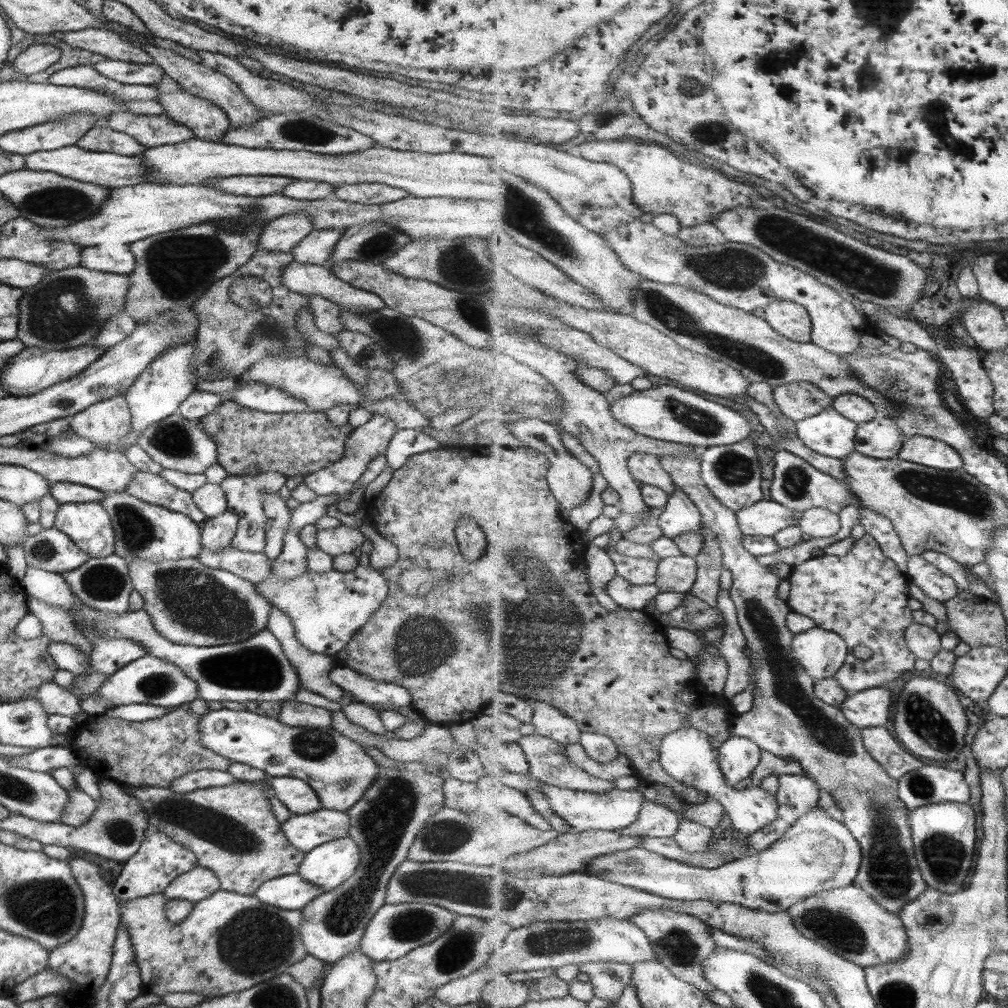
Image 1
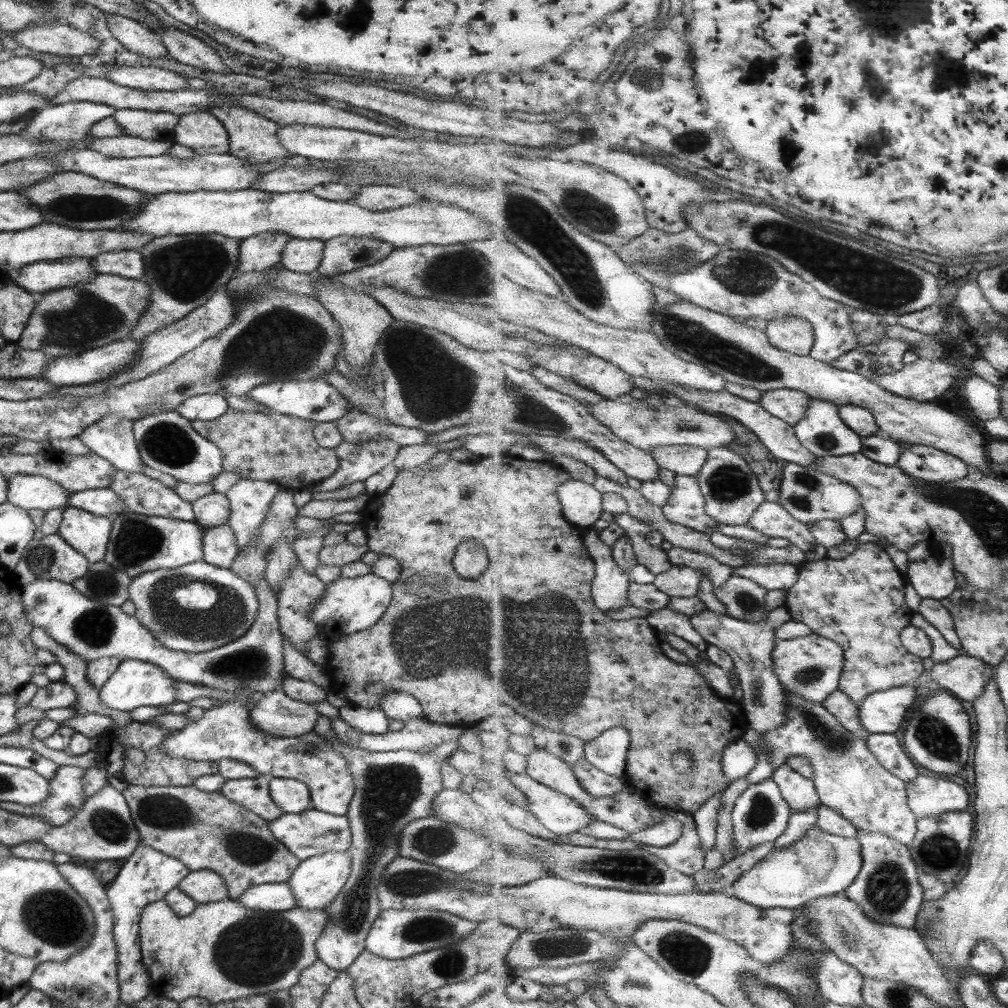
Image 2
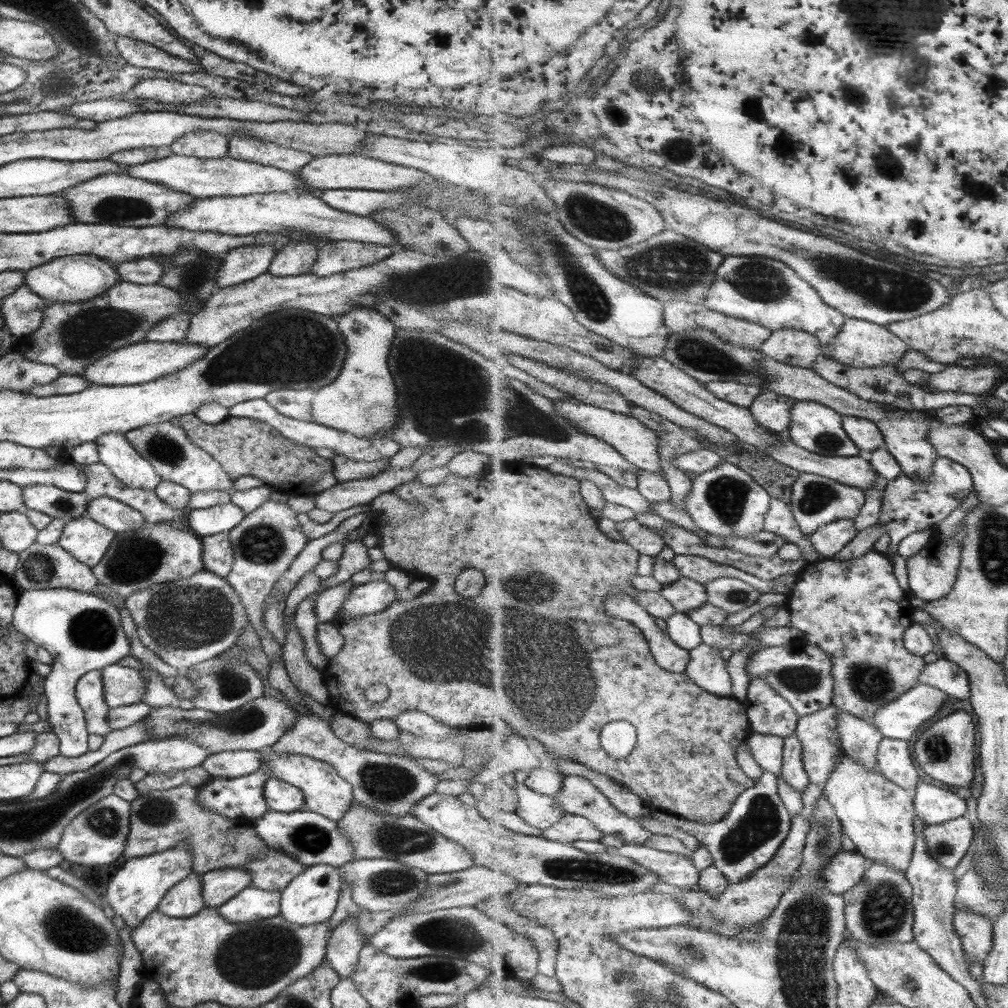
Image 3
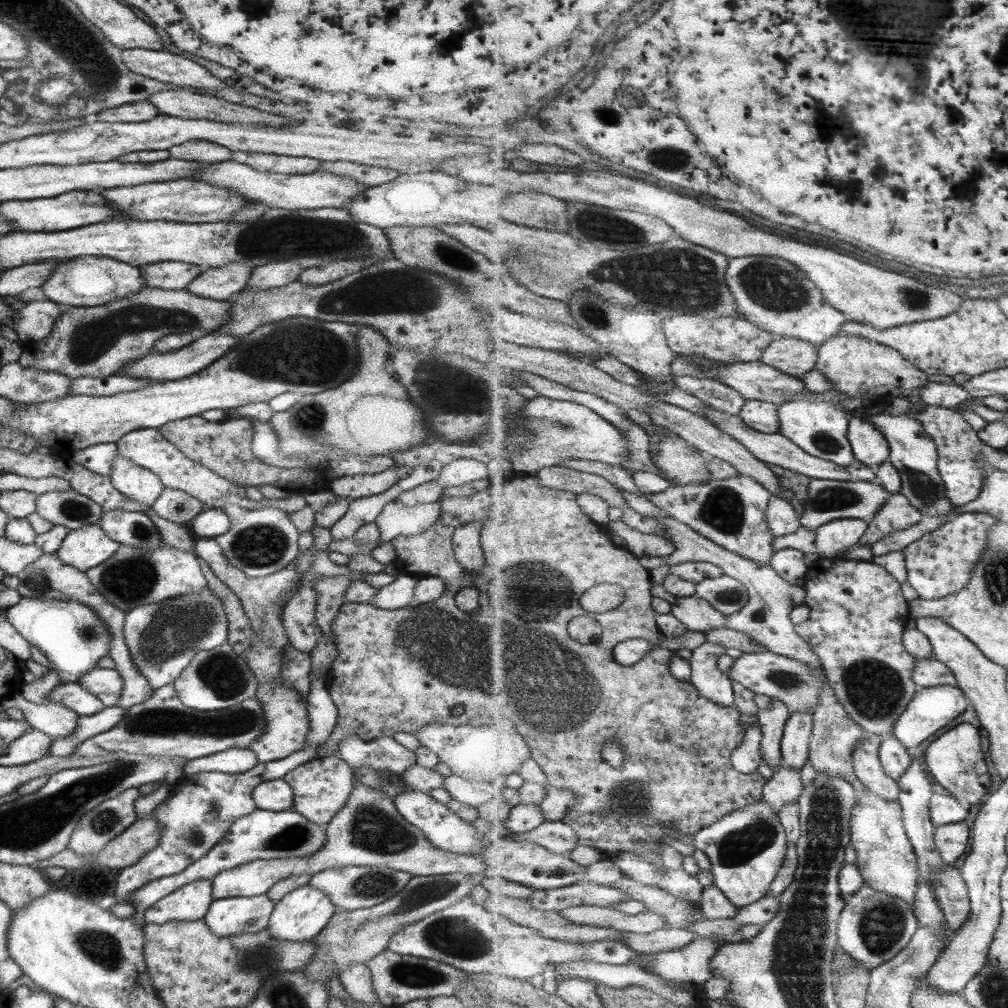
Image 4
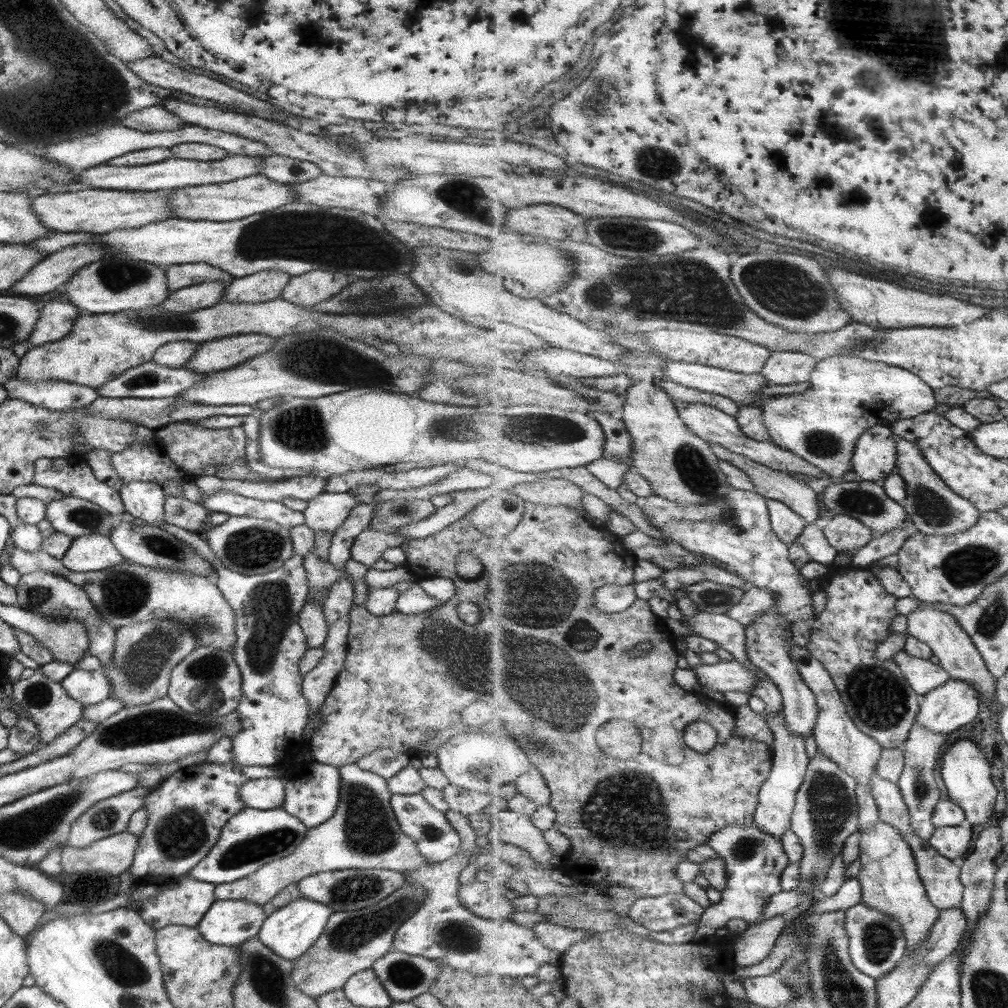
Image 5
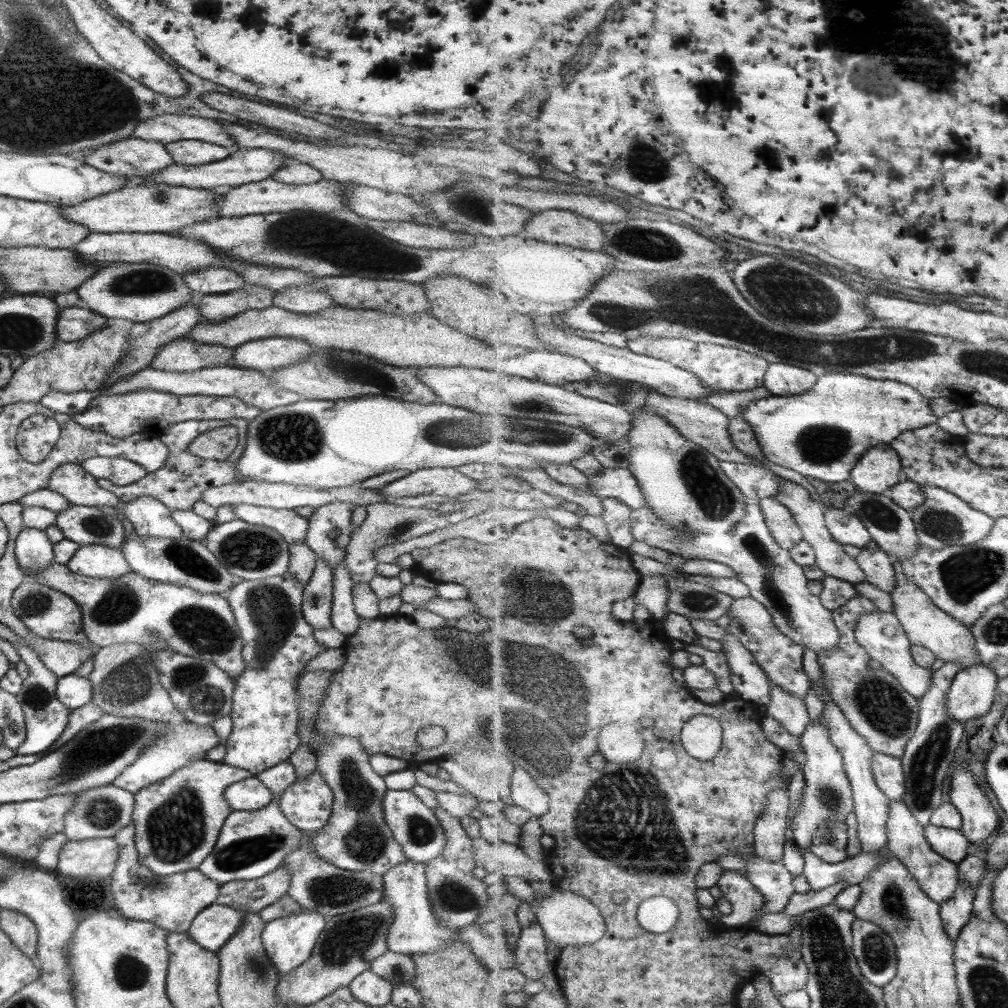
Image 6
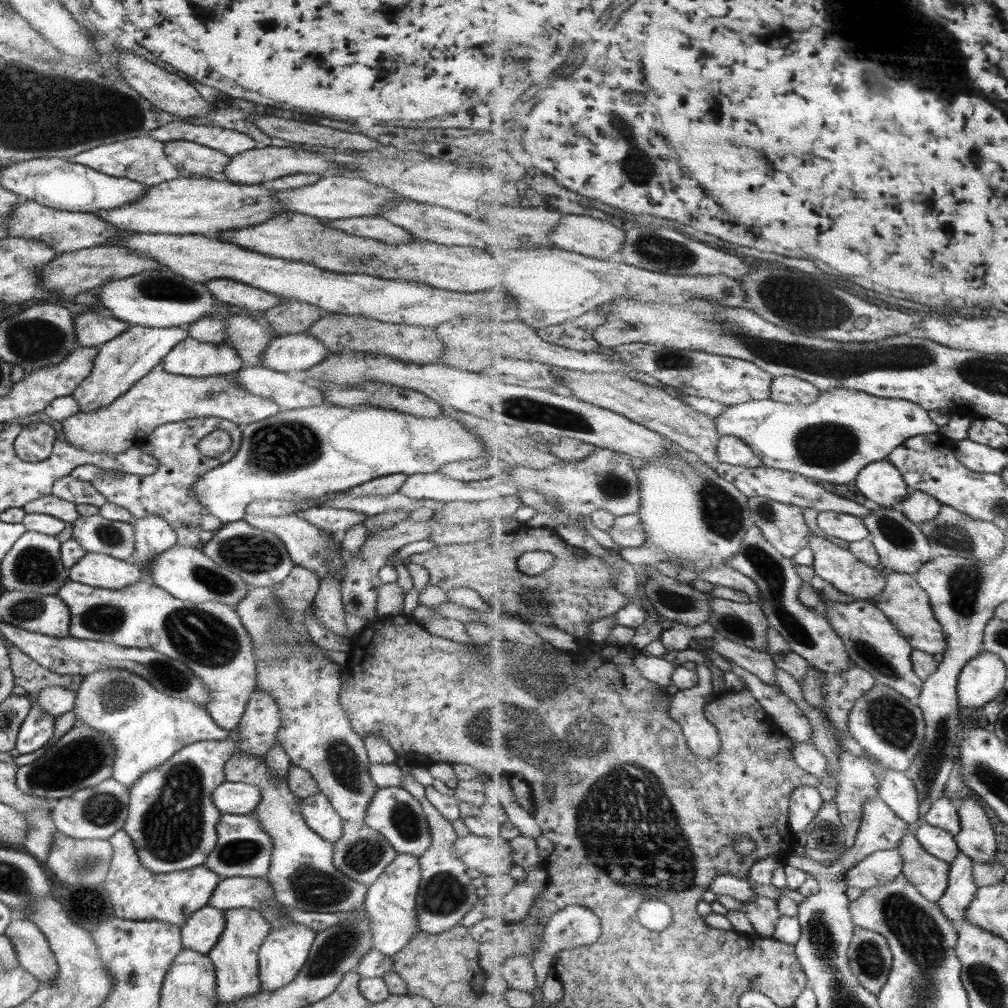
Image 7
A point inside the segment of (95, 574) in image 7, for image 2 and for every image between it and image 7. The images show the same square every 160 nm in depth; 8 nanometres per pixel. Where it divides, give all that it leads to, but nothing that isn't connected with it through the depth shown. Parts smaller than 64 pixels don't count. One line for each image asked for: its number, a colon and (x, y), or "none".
2: (88, 534)
3: (86, 541)
4: (87, 547)
5: (94, 552)
6: (95, 561)

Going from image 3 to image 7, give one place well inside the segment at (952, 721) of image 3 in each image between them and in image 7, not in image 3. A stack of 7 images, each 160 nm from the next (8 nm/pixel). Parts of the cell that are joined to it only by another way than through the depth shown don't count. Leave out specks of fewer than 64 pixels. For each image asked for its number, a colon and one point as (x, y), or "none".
4: (956, 761)
5: (967, 773)
6: (980, 822)
7: (977, 840)

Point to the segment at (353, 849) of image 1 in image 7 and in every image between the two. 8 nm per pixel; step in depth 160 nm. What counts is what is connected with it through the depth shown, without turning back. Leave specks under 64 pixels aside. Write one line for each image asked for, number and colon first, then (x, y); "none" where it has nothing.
2: (315, 882)
3: (309, 899)
4: (302, 913)
5: (289, 932)
6: (288, 941)
7: (283, 952)

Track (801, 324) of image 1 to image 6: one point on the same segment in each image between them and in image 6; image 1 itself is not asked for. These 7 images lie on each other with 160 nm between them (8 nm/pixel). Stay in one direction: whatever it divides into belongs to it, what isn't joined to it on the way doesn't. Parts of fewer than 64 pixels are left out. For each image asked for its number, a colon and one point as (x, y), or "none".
2: (792, 334)
3: (794, 347)
4: (793, 356)
5: (784, 367)
6: (782, 379)

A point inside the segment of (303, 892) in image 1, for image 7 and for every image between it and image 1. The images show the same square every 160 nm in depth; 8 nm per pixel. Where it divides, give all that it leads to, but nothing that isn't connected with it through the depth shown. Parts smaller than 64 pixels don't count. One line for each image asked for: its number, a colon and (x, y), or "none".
2: (277, 897)
3: (251, 904)
4: (227, 916)
5: (227, 922)
6: (212, 927)
7: (201, 931)

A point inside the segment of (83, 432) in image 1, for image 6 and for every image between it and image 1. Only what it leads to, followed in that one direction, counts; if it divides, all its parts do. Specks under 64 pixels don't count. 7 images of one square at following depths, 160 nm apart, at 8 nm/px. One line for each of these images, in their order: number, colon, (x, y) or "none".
2: (111, 438)
3: (114, 452)
4: (135, 483)
5: (144, 500)
6: (149, 517)

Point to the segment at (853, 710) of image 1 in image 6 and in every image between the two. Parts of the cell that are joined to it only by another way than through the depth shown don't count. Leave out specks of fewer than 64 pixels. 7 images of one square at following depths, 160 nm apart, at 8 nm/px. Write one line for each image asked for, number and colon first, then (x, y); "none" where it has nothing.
2: (883, 712)
3: (901, 719)
4: (933, 708)
5: (945, 709)
6: (973, 691)

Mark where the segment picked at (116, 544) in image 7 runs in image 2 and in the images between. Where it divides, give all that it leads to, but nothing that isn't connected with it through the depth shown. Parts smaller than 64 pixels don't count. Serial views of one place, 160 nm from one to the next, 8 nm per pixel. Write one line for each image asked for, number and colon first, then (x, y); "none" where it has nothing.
2: (26, 491)
3: (54, 502)
4: (67, 508)
5: (71, 516)
6: (82, 525)

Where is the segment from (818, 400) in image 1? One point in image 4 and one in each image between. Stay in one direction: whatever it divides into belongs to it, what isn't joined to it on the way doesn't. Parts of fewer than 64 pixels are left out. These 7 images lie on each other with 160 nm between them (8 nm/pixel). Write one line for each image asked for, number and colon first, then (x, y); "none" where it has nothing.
2: (790, 405)
3: (772, 410)
4: (763, 416)

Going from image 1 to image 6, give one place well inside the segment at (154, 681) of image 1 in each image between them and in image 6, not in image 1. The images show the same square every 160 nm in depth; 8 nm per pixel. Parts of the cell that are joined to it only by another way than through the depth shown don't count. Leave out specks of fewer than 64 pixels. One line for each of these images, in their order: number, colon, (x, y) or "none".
2: (134, 683)
3: (122, 685)
4: (104, 684)
5: (86, 687)
6: (72, 691)

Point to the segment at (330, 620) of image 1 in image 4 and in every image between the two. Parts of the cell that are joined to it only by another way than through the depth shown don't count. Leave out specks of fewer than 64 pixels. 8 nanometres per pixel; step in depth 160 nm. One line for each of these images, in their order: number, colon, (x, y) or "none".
2: (348, 605)
3: (375, 596)
4: (398, 594)

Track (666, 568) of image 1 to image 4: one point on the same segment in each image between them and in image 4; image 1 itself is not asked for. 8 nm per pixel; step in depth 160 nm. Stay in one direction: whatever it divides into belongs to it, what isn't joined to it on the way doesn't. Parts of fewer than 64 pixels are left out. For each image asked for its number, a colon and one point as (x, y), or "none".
2: (684, 581)
3: (686, 594)
4: (697, 613)

